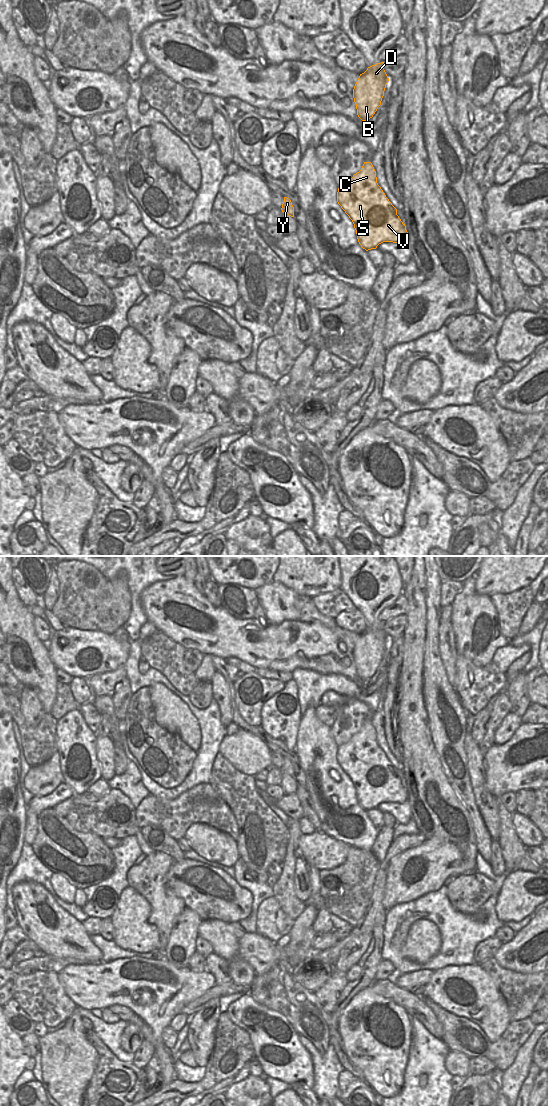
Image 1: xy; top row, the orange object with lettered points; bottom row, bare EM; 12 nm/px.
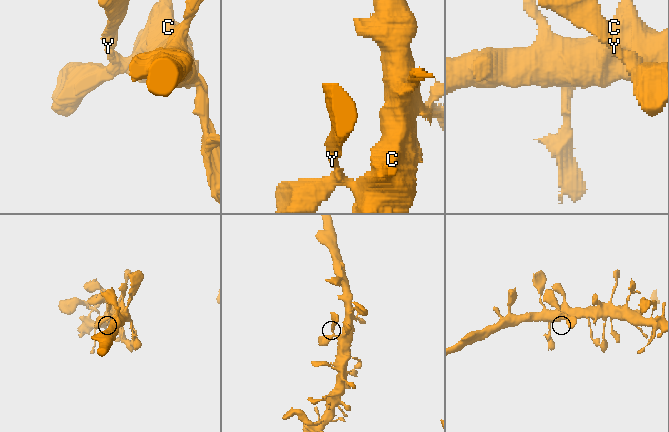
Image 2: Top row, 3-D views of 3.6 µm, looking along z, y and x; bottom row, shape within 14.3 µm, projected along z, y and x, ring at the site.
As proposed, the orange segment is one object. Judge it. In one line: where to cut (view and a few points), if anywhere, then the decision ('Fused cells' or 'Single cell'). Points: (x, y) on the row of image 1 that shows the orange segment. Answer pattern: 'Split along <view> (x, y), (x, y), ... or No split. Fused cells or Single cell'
No split. Single cell.

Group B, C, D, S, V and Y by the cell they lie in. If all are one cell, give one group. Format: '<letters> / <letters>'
B C D S V Y

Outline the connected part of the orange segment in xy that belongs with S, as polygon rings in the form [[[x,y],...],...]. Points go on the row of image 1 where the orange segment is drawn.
[[[364,162],[361,170],[338,188],[337,202],[354,224],[359,244],[366,251],[376,249],[383,242],[404,243],[408,240],[405,224],[377,183],[376,171],[371,162]]]

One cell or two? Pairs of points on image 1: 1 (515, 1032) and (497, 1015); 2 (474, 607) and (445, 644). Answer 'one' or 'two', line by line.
1: two
2: two

